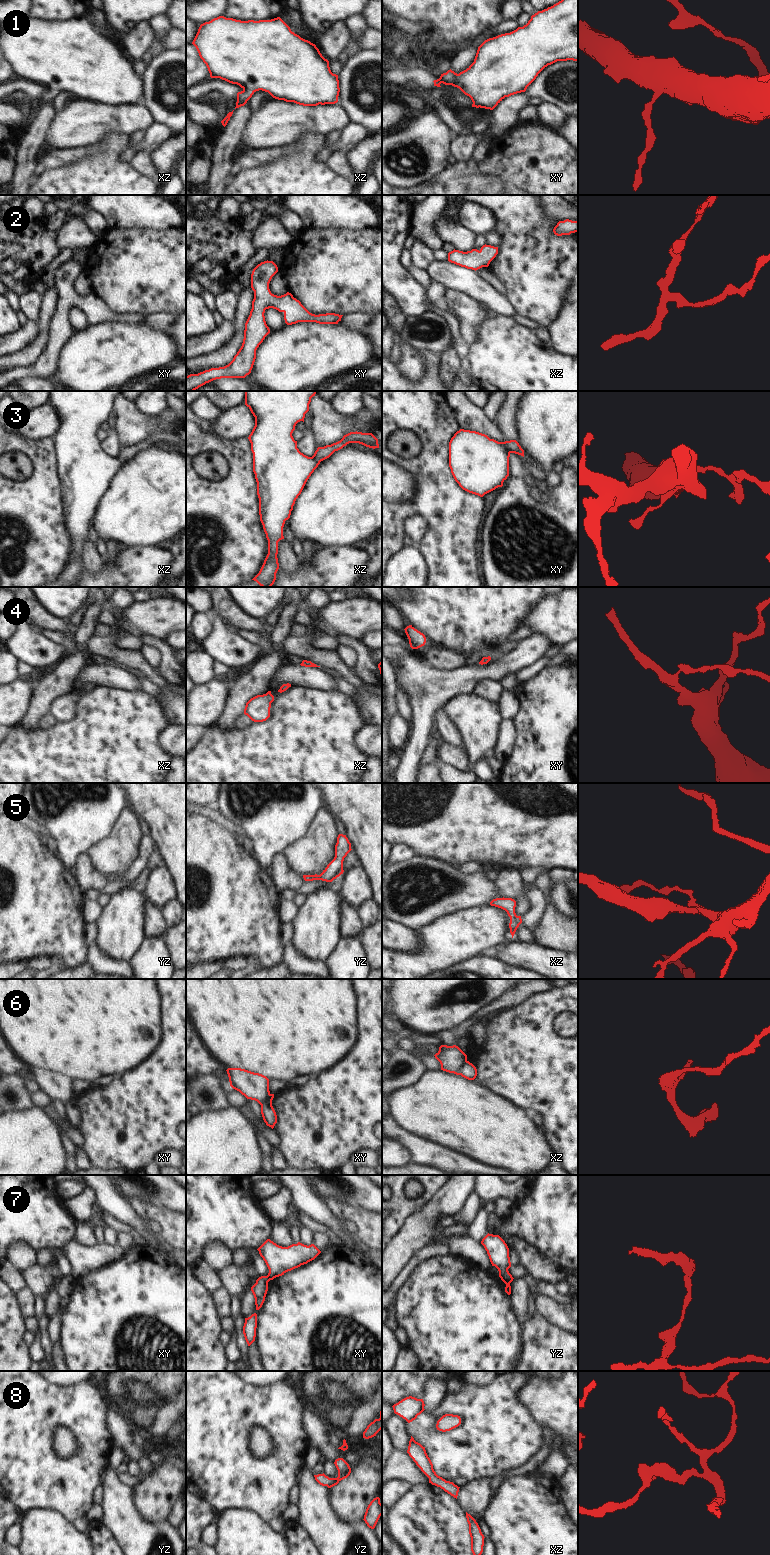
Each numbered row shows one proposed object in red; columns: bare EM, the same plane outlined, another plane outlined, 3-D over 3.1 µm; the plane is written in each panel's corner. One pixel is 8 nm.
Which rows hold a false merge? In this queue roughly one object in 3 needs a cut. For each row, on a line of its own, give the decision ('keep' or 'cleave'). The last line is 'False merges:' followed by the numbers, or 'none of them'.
1: keep
2: keep
3: keep
4: keep
5: keep
6: cleave
7: cleave
8: keep
False merges: 6, 7

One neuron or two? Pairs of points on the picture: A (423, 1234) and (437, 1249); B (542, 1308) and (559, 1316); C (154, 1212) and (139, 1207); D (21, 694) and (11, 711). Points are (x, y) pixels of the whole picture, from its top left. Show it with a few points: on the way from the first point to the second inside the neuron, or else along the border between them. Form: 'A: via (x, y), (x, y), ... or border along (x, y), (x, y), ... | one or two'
A: border along (430, 1244), (422, 1247), (411, 1258) | two
B: via (546, 1308), (550, 1308), (555, 1312) | one
C: border along (144, 1205), (144, 1211), (149, 1220) | two
D: via (17, 698), (11, 704), (11, 707) | one

